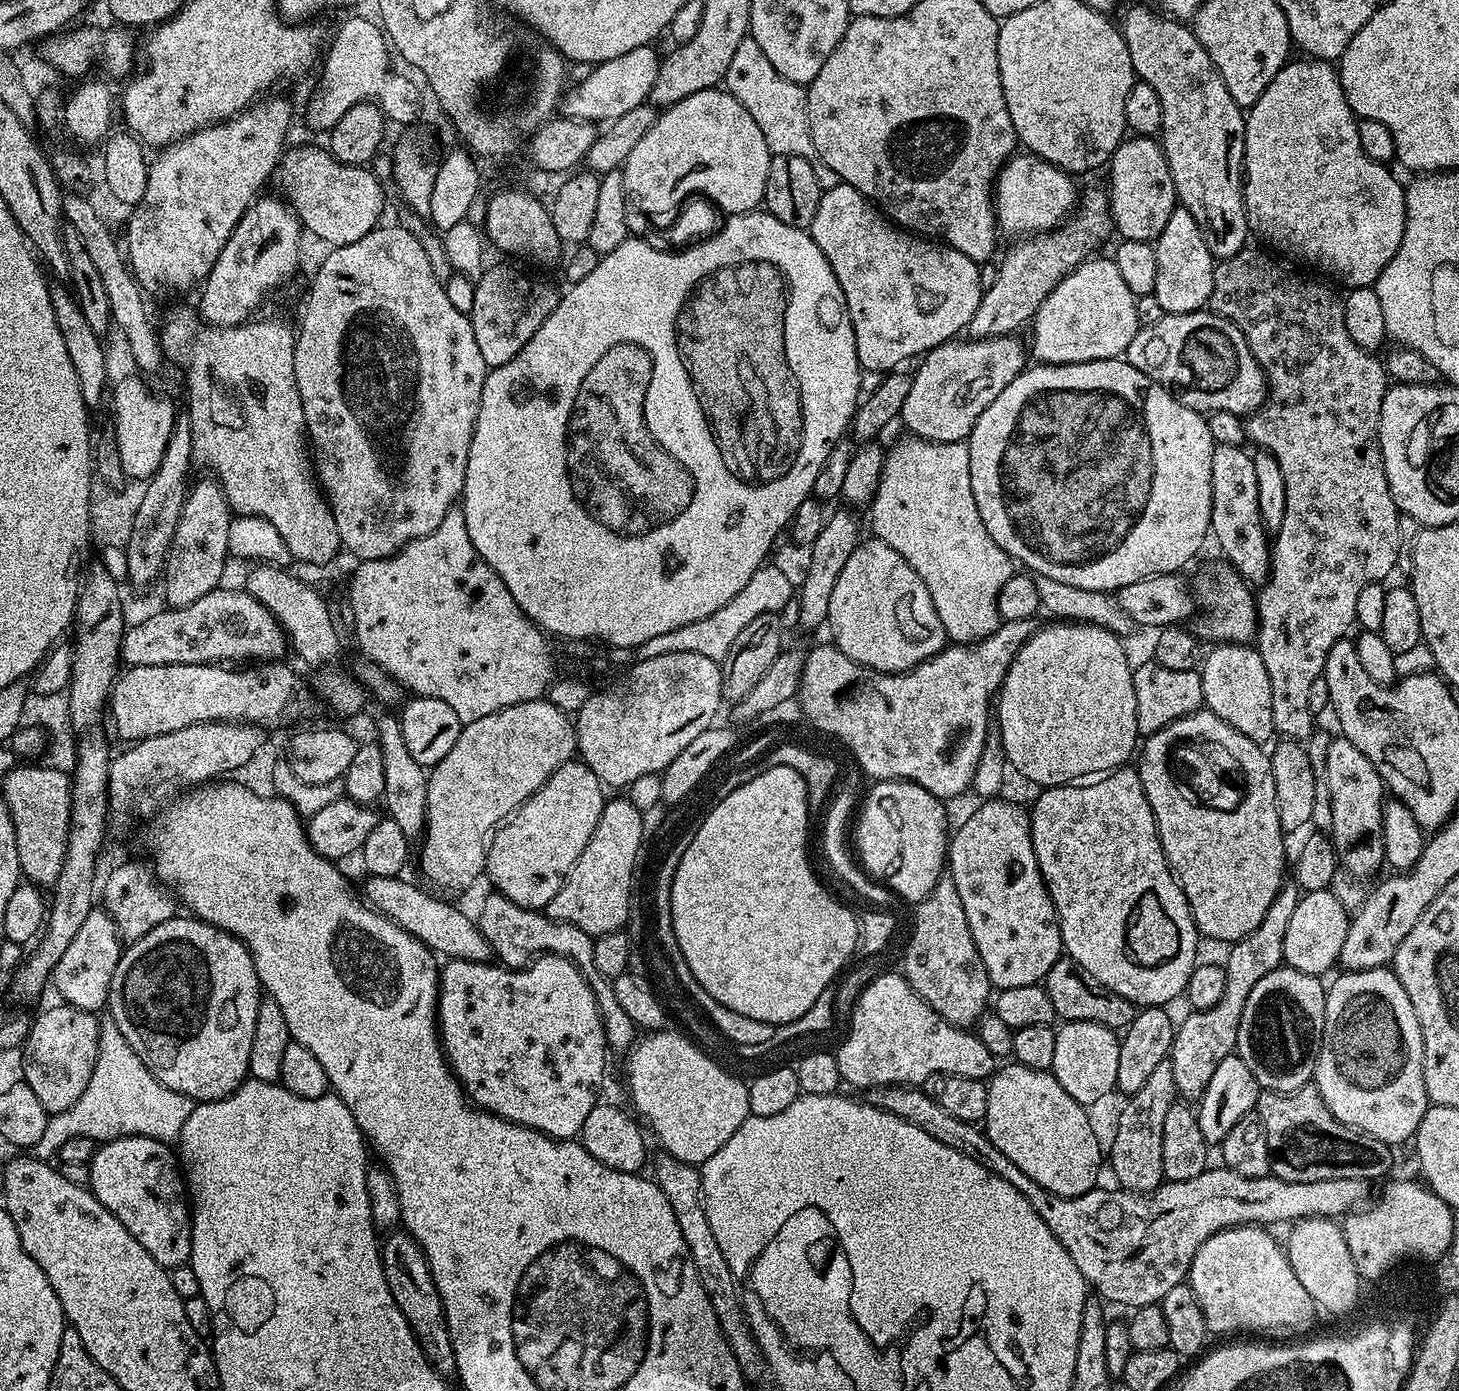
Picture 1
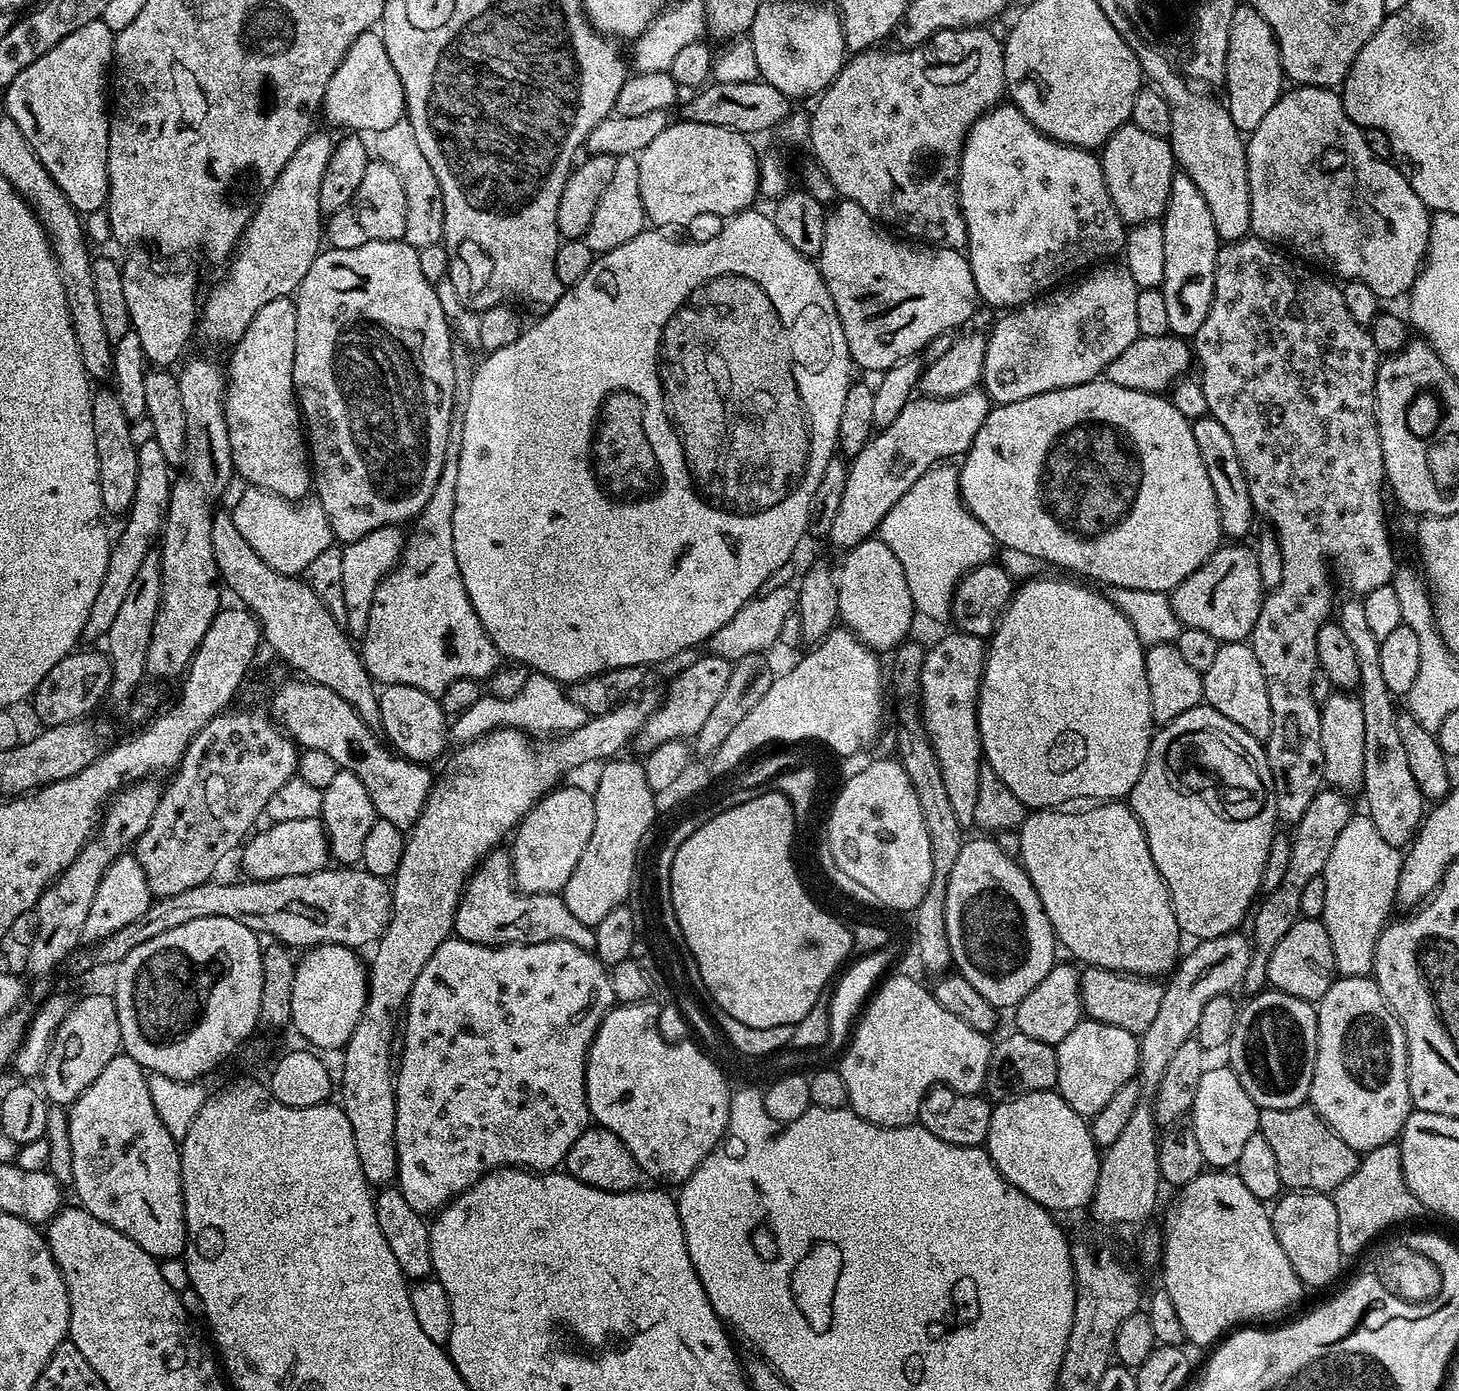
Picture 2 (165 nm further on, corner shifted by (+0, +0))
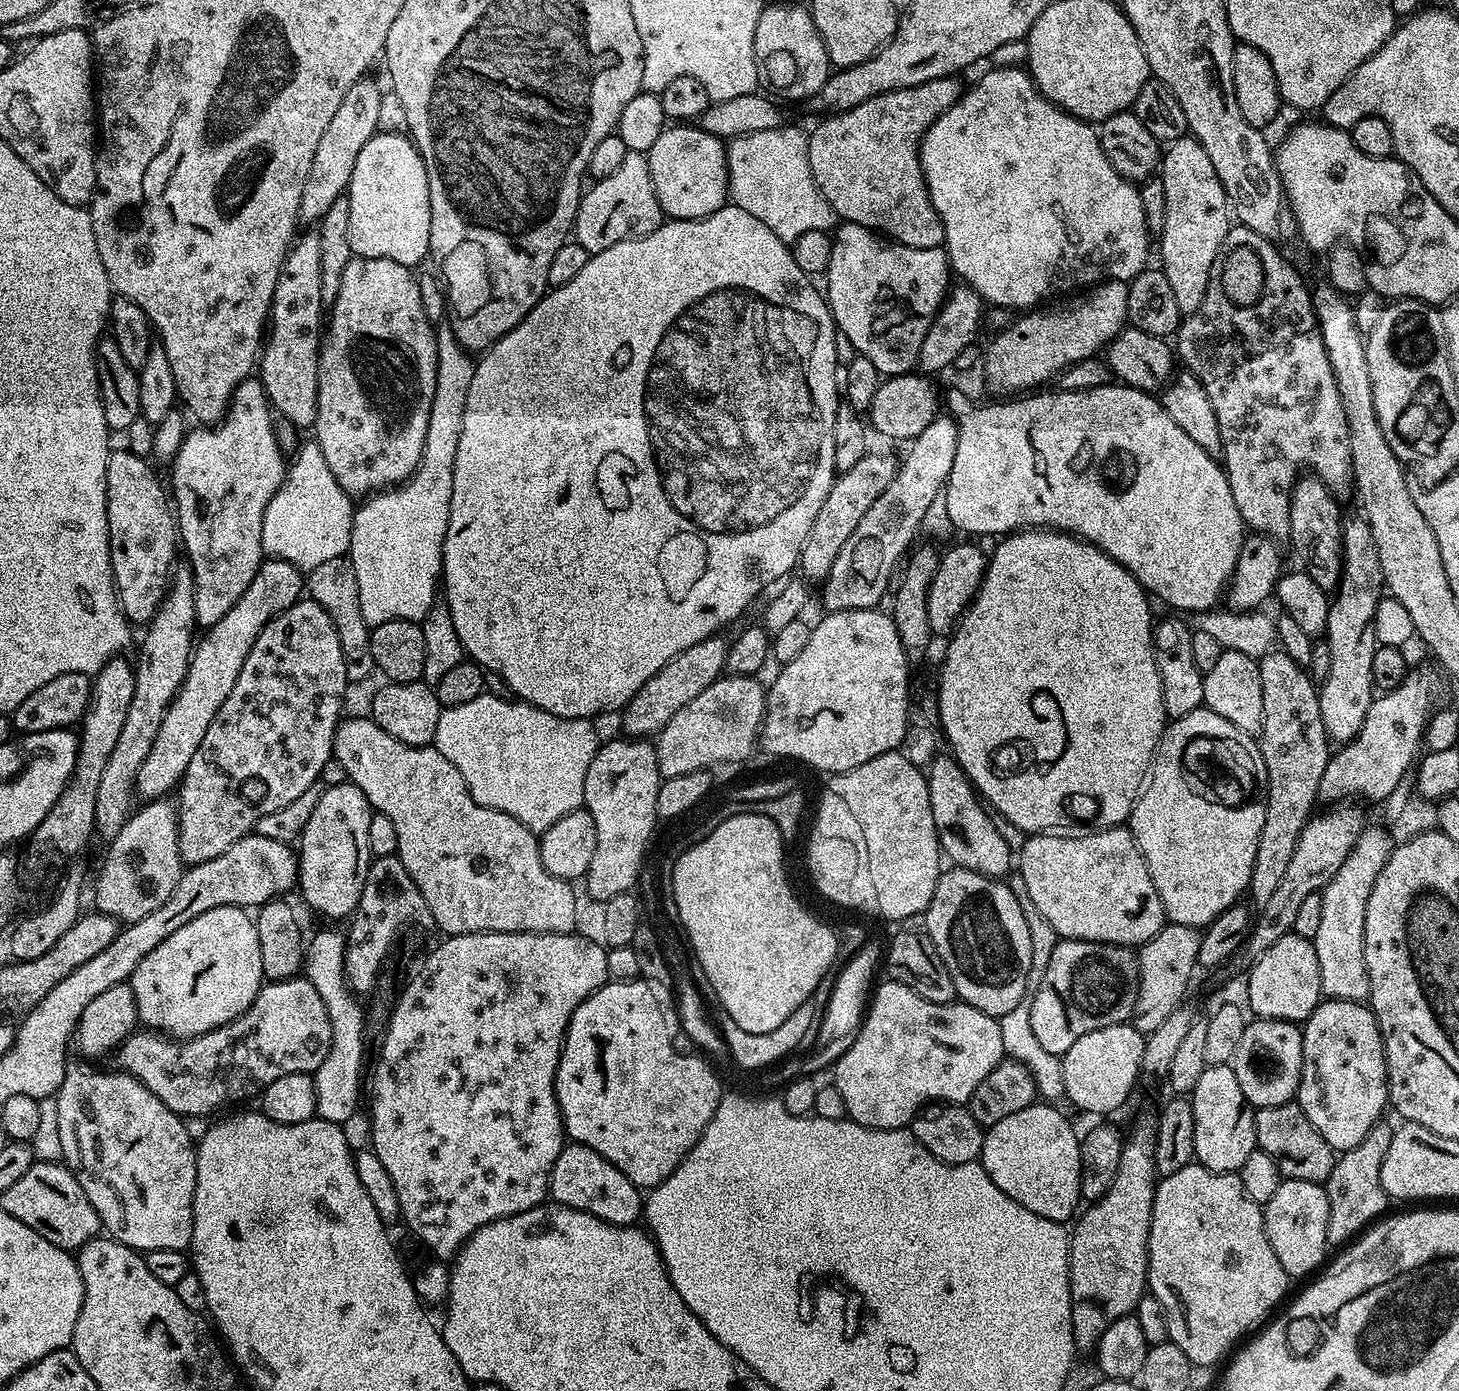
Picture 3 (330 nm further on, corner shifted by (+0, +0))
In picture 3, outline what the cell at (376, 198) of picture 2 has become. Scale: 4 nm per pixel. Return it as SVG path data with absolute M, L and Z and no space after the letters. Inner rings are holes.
M381 131L362 146L346 197L350 204L350 250L362 258L388 258L416 266L430 252L430 186L424 159L407 135Z

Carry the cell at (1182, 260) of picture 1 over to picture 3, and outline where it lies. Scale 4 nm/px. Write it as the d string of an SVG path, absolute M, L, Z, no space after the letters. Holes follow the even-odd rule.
M1191 134L1171 141L1163 149L1158 175L1162 178L1162 186L1166 186L1166 222L1158 233L1160 256L1164 259L1162 269L1167 281L1170 282L1171 292L1174 294L1175 301L1178 302L1180 313L1196 312L1206 294L1214 258L1222 246L1222 238L1226 238L1230 227L1228 196L1224 192L1222 182L1210 162L1206 150L1202 150L1196 137Z

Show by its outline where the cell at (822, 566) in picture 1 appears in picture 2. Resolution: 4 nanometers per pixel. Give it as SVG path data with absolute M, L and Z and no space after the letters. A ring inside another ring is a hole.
M979 387L971 388L966 394L958 394L954 398L934 400L931 398L913 398L906 406L902 406L902 414L890 422L883 430L877 431L866 446L856 456L851 457L846 478L846 490L842 494L842 502L838 505L838 515L834 517L834 526L830 526L827 539L841 550L858 546L863 540L873 539L877 535L880 524L890 514L894 502L922 478L931 468L941 462L948 462L951 456L963 457L968 447L974 442L978 430L982 430L982 422L986 422L990 411L990 399L986 391Z

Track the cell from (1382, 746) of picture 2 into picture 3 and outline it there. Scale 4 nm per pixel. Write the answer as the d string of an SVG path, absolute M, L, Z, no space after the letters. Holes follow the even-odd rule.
M1301 475L1290 494L1290 534L1288 540L1300 559L1299 567L1310 578L1314 578L1317 588L1335 589L1340 583L1340 534L1342 531L1342 515L1337 497L1317 476Z

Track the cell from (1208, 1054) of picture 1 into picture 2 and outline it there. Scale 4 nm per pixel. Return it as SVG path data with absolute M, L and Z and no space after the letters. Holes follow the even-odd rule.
M1322 790L1314 798L1314 802L1310 802L1310 806L1306 806L1306 814L1302 814L1302 818L1300 819L1300 821L1298 821L1296 825L1294 825L1293 832L1296 833L1291 833L1290 836L1292 845L1290 846L1290 863L1288 864L1288 867L1286 869L1286 874L1284 875L1284 877L1282 877L1282 882L1279 884L1279 886L1276 887L1273 892L1267 893L1267 895L1263 897L1264 901L1262 901L1263 899L1259 901L1259 904L1261 903L1260 909L1258 909L1258 904L1258 907L1255 909L1255 912L1257 911L1256 917L1254 917L1255 912L1254 915L1251 917L1251 920L1253 919L1252 932L1250 931L1250 939L1252 941L1252 957L1250 958L1250 966L1246 966L1246 974L1244 975L1244 983L1242 985L1243 991L1248 991L1248 994L1255 994L1261 991L1261 989L1263 989L1265 985L1268 984L1268 963L1270 962L1270 954L1274 950L1274 946L1278 946L1278 942L1286 934L1286 930L1290 930L1290 926L1294 926L1297 920L1301 919L1300 907L1302 906L1302 893L1306 891L1306 886L1310 882L1310 878L1314 878L1315 876L1319 876L1321 875L1321 873L1323 873L1324 867L1326 866L1326 858L1330 858L1330 850L1334 850L1334 842L1338 840L1338 834L1342 832L1342 826L1346 826L1346 822L1354 815L1354 808L1351 808L1351 806L1348 805L1348 800L1349 797L1345 795L1345 793L1337 792L1335 790Z

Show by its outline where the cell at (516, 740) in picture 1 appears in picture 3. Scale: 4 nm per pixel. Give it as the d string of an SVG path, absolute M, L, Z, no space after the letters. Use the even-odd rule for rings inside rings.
M717 634L690 646L690 650L682 650L682 654L675 656L669 664L662 666L638 694L623 709L624 728L629 737L632 738L652 738L659 734L666 722L686 706L686 702L691 702L693 698L698 698L706 686L710 686L714 681L720 679L728 663L729 641L723 635Z

